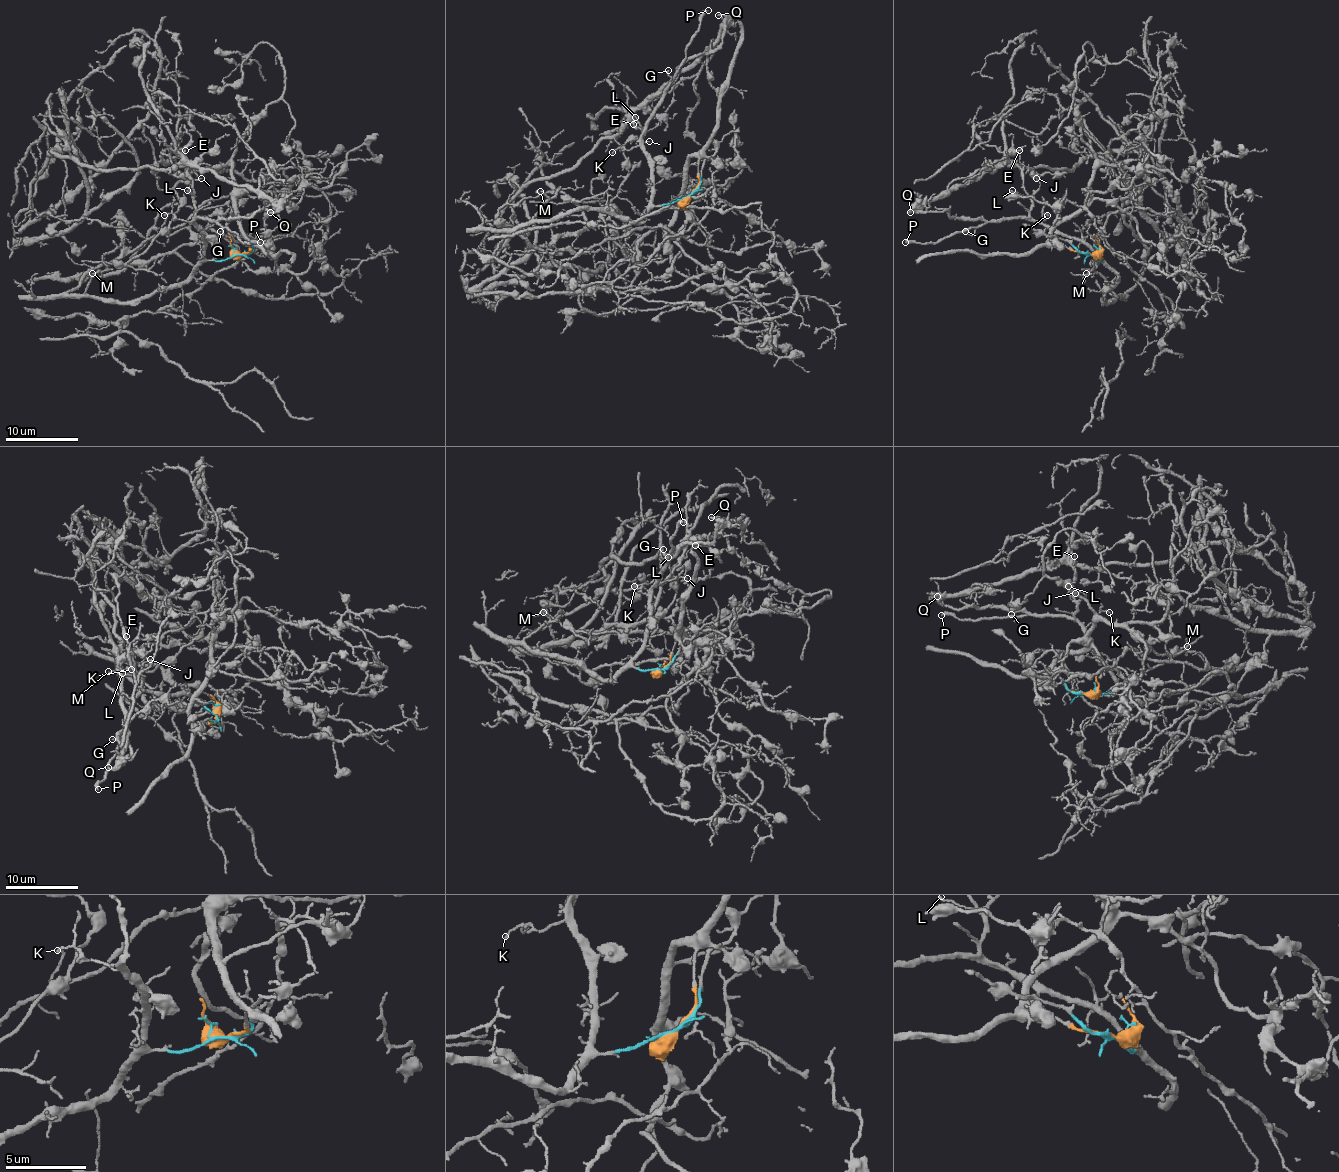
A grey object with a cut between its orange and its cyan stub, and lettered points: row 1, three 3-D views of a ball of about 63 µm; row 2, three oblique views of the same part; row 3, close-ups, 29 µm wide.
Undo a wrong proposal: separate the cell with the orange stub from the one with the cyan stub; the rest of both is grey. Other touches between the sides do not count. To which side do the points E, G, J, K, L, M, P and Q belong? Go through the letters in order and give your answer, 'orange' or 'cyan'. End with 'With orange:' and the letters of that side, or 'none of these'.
E: cyan
G: cyan
J: cyan
K: cyan
L: cyan
M: cyan
P: cyan
Q: cyan
With orange: none of these

